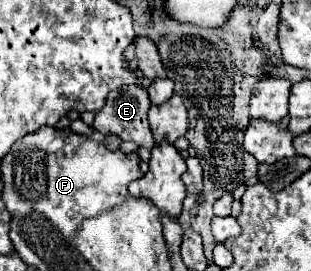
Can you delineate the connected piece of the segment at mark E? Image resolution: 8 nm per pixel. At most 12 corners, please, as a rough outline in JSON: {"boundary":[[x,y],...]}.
{"boundary":[[145,85],[109,93],[91,127],[151,149]]}

